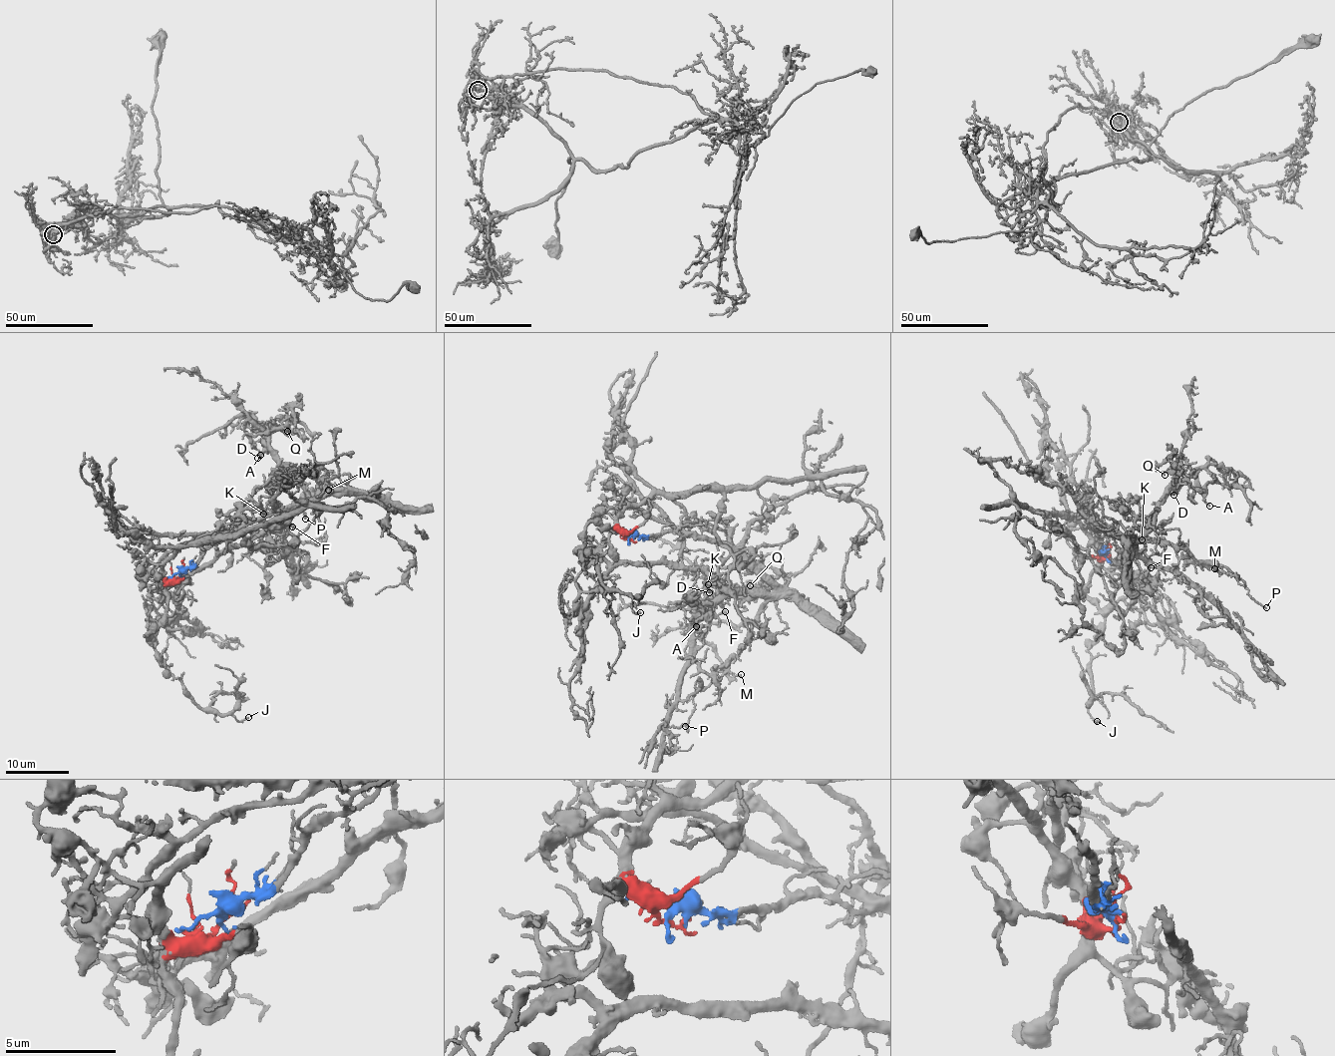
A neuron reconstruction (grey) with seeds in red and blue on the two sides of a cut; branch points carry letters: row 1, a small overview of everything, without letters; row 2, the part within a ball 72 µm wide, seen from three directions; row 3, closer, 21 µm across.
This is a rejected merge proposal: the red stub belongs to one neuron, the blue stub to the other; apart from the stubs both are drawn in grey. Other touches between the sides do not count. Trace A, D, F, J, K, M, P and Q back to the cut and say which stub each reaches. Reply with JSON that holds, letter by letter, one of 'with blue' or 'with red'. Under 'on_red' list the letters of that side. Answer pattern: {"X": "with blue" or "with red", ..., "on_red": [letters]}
{"A": "with blue", "D": "with blue", "F": "with blue", "J": "with red", "K": "with blue", "M": "with blue", "P": "with blue", "Q": "with blue", "on_red": ["J"]}

